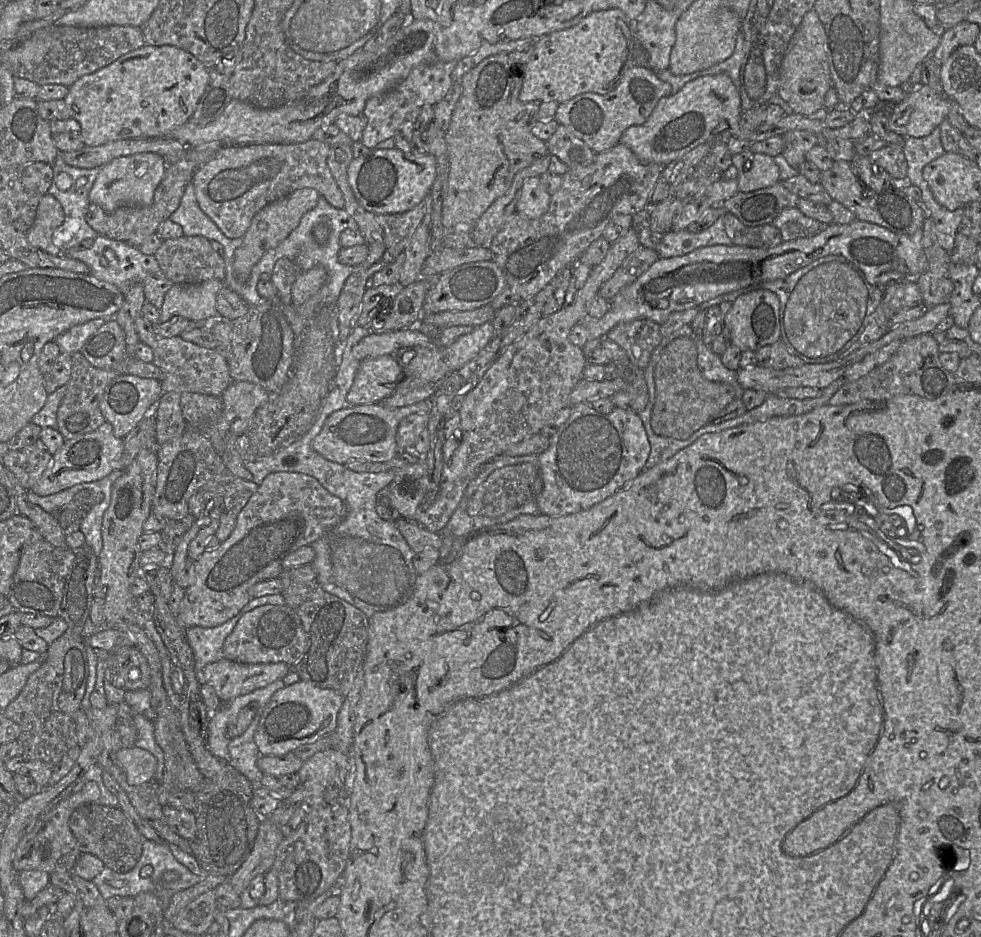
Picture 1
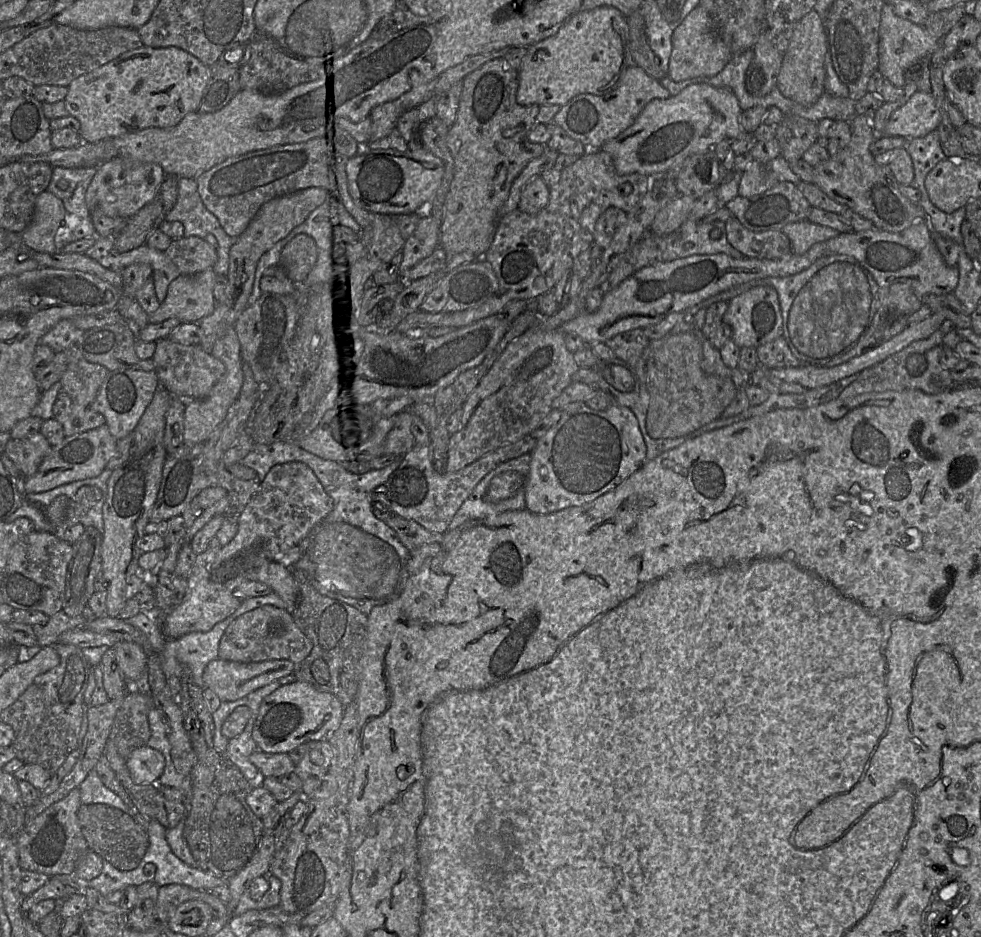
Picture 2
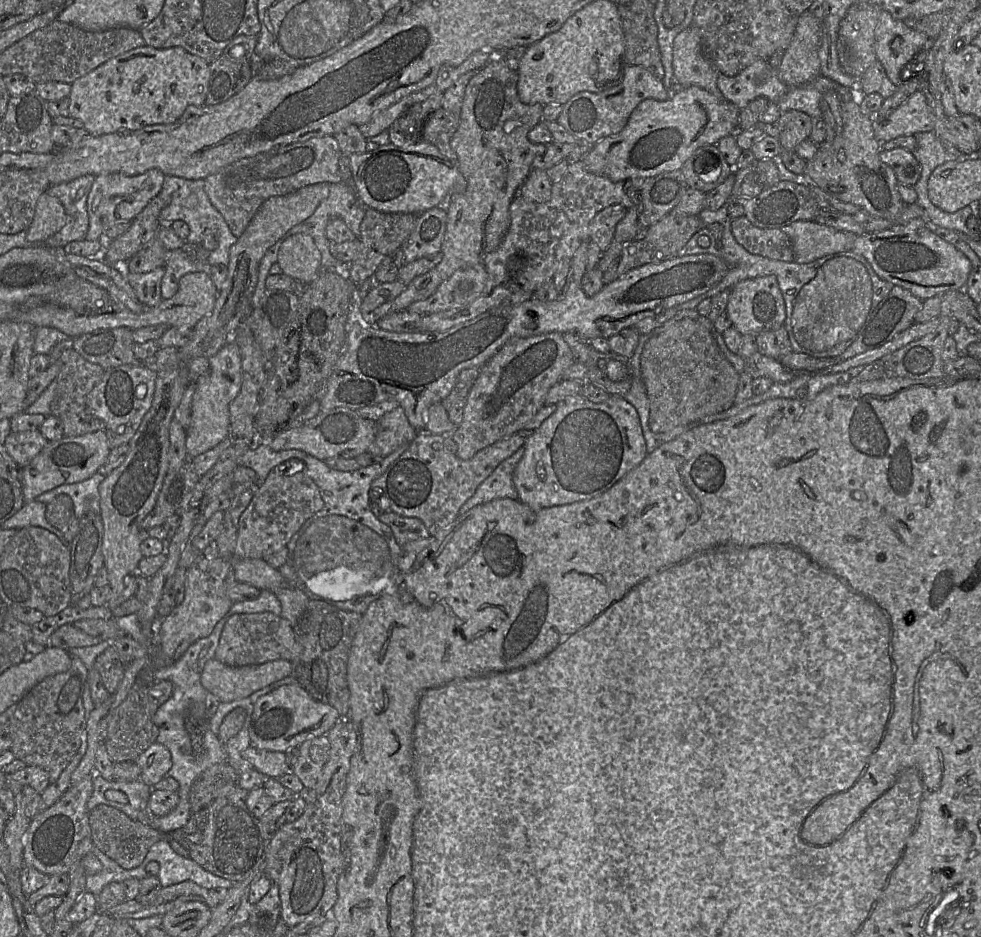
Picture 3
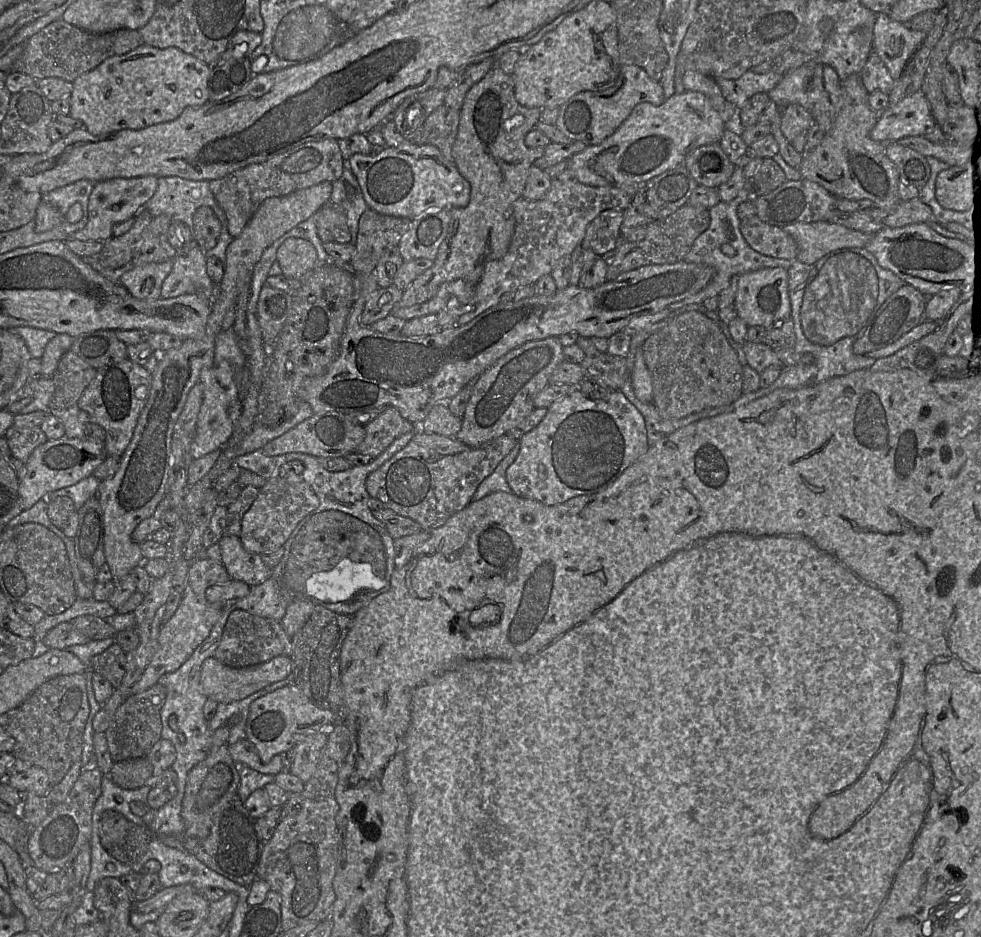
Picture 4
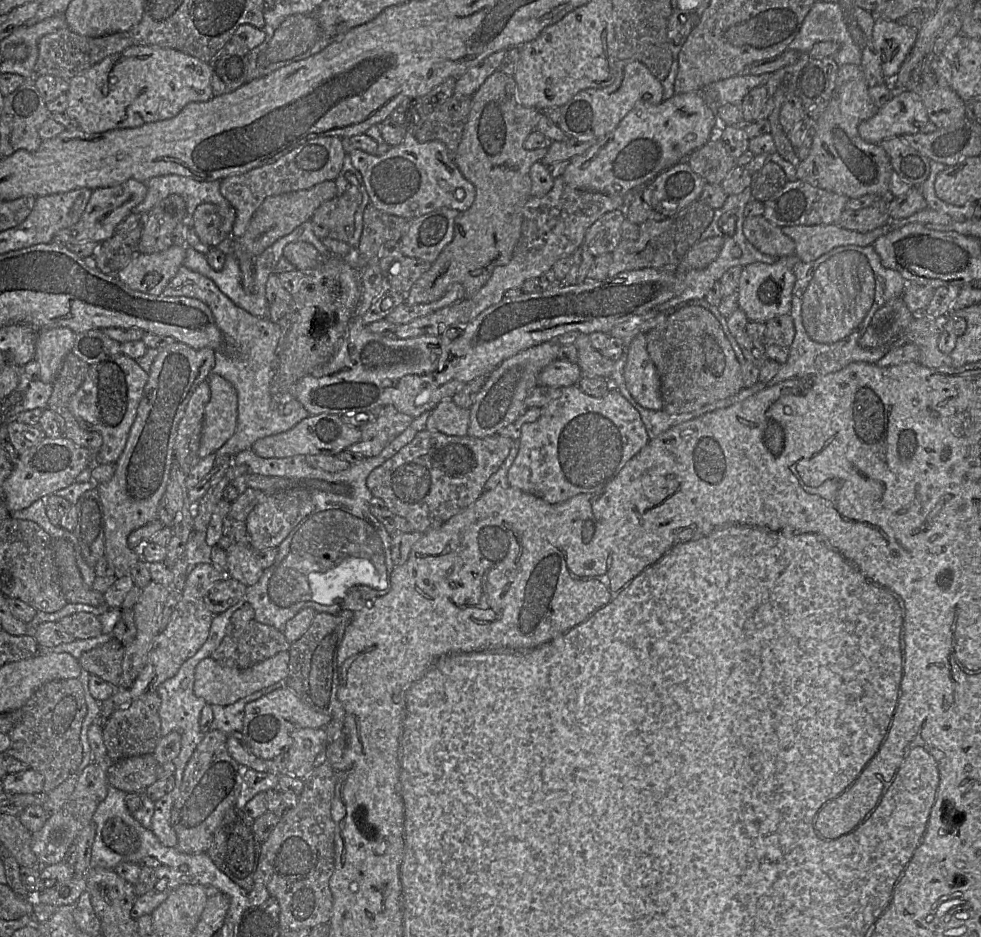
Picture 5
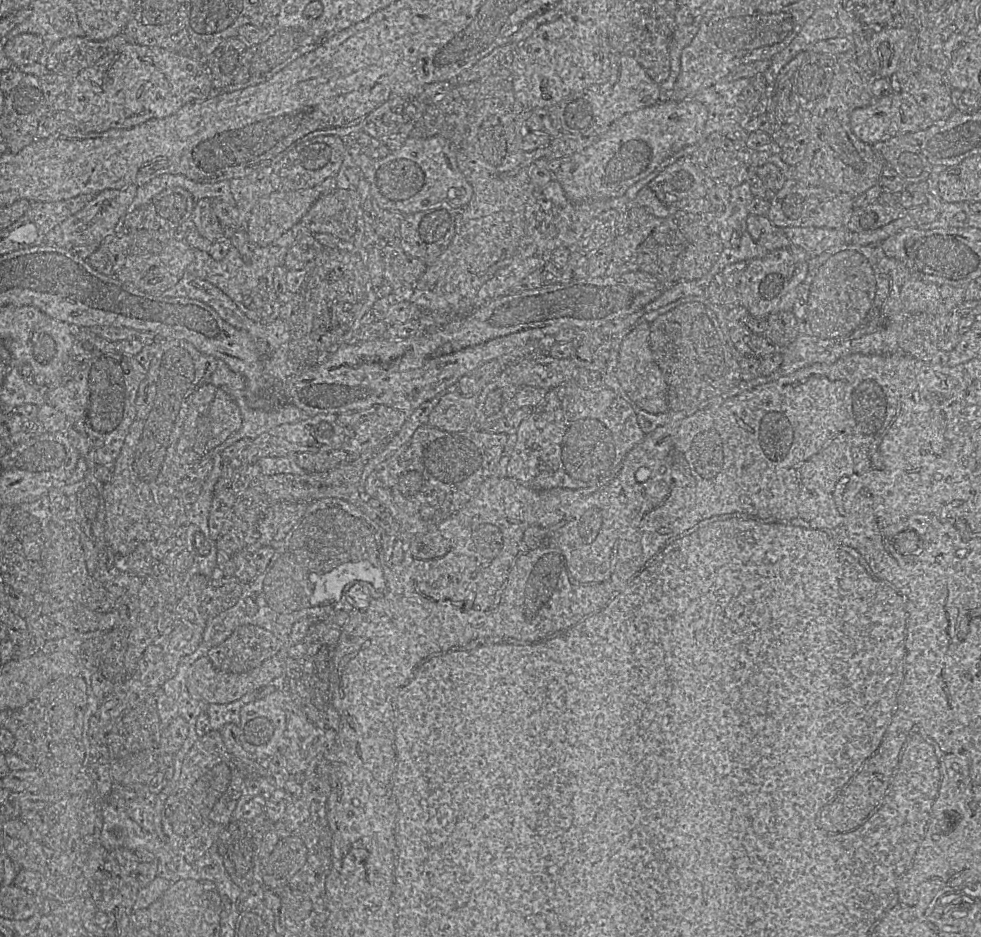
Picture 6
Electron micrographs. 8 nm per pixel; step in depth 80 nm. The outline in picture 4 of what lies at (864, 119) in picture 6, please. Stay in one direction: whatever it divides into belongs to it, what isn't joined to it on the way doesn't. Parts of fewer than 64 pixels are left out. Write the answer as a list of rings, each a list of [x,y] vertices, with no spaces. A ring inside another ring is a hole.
[[[919,90],[879,113],[870,131],[870,137],[875,141],[887,143],[904,136],[924,136],[926,130],[935,125],[929,102]]]

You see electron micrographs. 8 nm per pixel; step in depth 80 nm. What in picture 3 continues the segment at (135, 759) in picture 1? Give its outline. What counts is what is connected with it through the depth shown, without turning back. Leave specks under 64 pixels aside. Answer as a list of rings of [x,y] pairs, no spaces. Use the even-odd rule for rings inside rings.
[[[155,742],[139,755],[135,763],[141,769],[140,781],[153,787],[167,775],[172,757],[164,745]]]

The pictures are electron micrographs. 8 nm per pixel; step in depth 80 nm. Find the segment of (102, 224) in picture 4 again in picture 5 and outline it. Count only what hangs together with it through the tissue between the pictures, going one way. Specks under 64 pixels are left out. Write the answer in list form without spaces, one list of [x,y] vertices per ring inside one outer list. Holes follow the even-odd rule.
[[[129,179],[117,186],[94,189],[79,221],[68,228],[58,231],[53,237],[52,242],[64,245],[88,241],[99,244],[104,242],[116,233],[116,226],[119,222],[129,215],[133,209],[144,200],[146,194],[146,183],[135,179]]]

